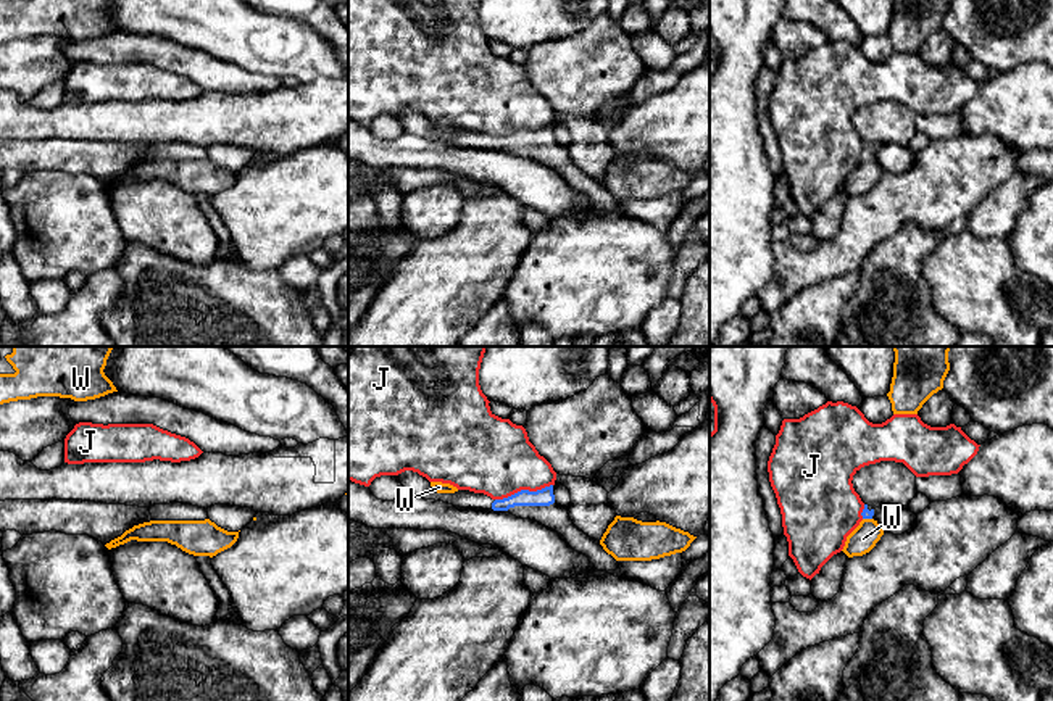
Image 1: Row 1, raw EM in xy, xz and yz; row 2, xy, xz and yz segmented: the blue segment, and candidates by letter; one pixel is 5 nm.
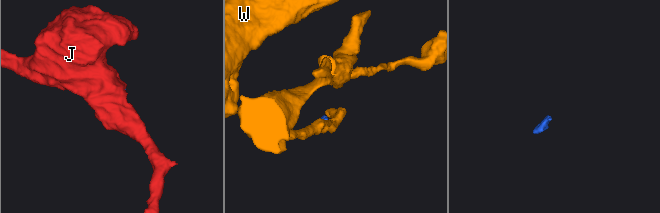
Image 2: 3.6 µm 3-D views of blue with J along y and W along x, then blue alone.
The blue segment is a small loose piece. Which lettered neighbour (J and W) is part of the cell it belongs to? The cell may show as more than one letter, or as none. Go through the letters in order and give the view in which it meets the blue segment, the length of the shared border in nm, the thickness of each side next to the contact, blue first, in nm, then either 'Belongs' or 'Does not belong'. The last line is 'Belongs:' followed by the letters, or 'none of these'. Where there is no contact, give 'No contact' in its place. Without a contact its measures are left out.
J: Touches blue in xz. Shared border 300 nm. Thickness 90 nm (blue) against 380 nm. Does not belong
W: Touches blue in yz. Shared border 50 nm. Thickness 50 nm (blue) against 140 nm. Does not belong
Belongs: none of these

